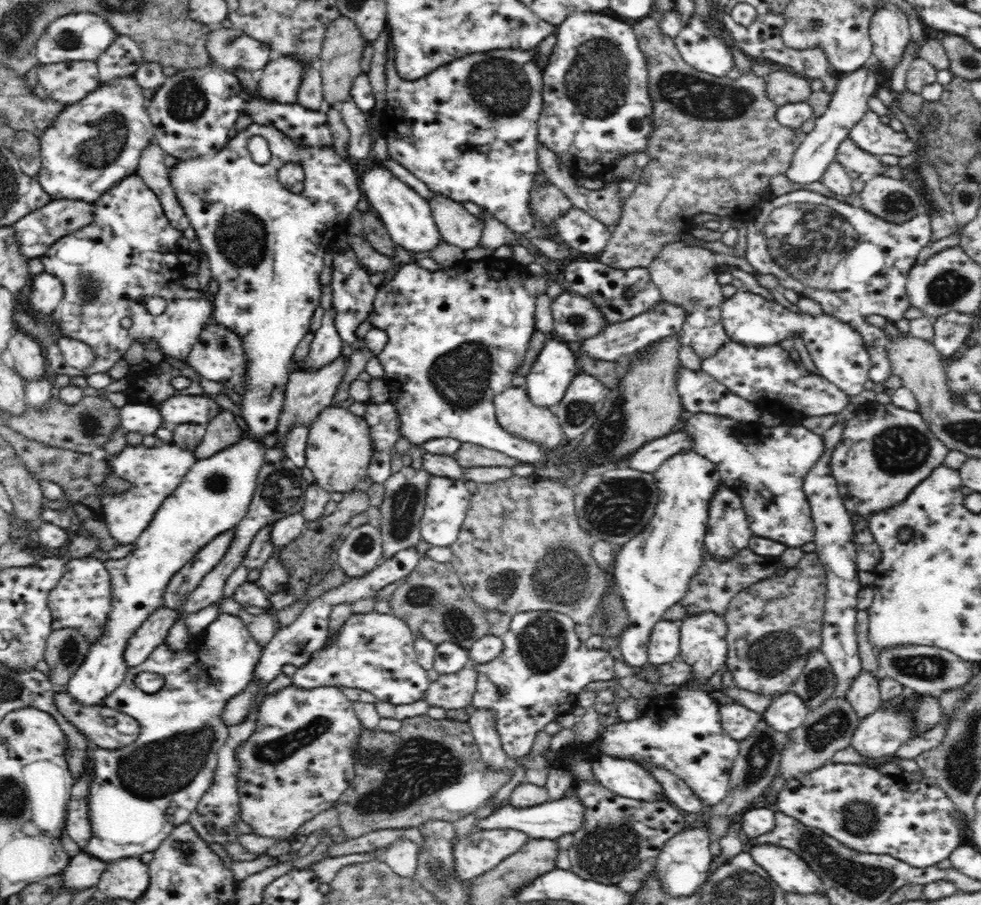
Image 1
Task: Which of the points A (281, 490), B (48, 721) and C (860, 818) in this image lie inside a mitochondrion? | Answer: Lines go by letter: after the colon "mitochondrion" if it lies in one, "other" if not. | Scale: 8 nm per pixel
A: mitochondrion
B: other
C: mitochondrion

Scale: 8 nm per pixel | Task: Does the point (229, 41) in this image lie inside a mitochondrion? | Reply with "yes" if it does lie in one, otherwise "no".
yes

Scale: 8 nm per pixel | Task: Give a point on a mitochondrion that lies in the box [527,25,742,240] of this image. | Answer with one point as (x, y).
(597, 84)

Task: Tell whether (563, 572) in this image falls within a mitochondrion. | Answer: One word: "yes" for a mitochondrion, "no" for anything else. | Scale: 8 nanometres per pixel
yes

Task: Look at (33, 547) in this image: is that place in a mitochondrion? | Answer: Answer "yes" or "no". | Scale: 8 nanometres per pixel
no

